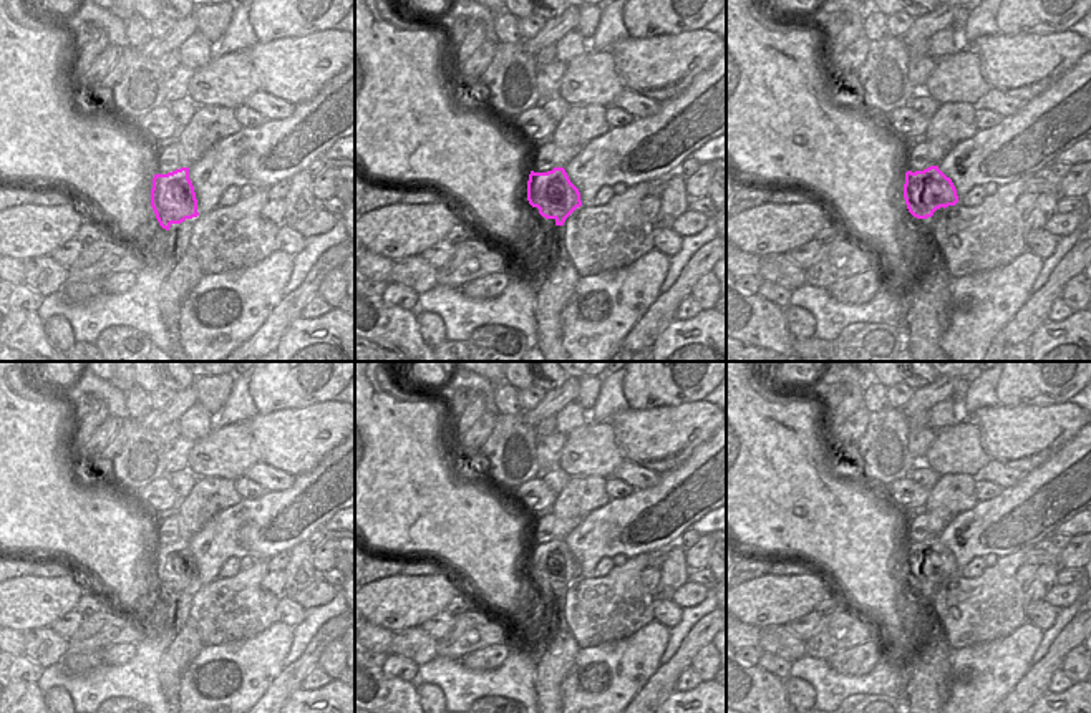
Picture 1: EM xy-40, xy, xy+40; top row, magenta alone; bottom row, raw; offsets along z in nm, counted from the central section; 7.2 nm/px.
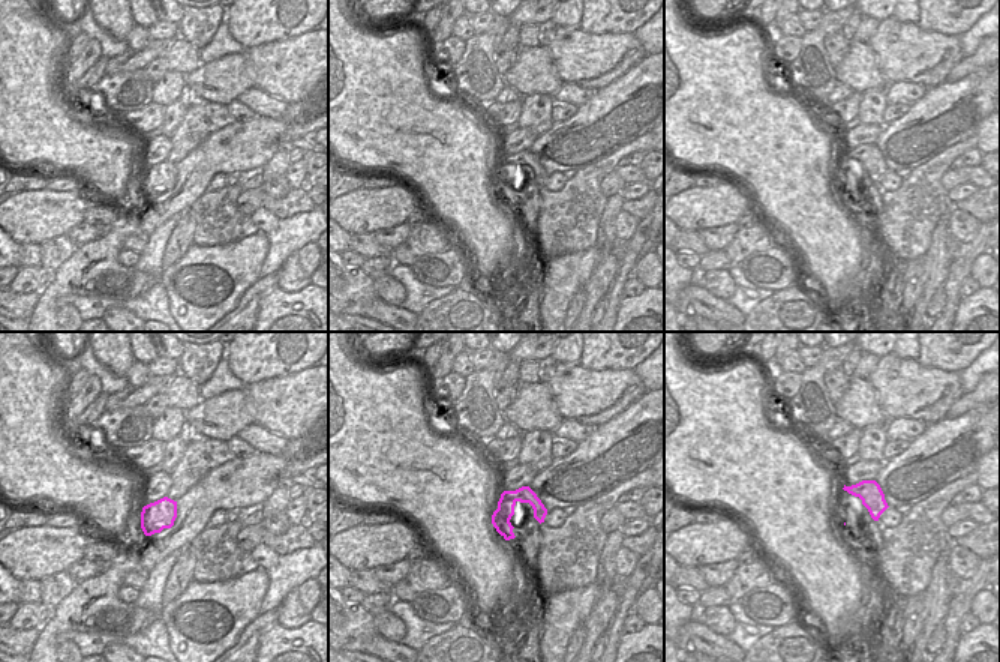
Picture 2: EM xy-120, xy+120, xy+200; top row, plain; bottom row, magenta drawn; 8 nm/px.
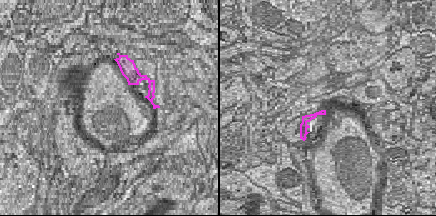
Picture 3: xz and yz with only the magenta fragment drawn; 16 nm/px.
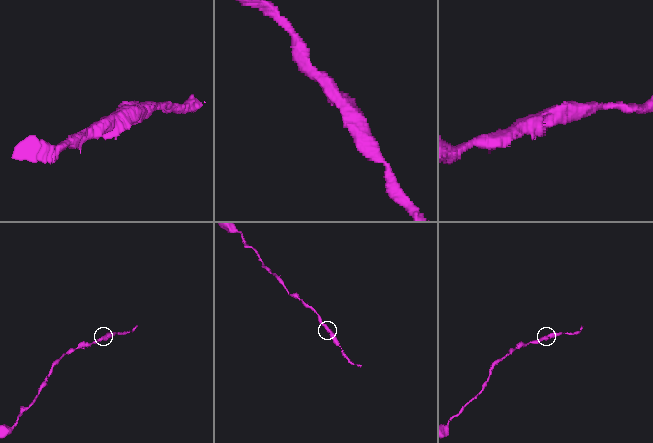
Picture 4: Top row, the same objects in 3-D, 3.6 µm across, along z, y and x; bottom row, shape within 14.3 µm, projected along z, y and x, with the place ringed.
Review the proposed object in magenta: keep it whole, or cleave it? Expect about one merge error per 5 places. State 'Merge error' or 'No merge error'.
No merge error.

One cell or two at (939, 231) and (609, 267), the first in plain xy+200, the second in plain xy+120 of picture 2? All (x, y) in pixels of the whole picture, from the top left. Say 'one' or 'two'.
one

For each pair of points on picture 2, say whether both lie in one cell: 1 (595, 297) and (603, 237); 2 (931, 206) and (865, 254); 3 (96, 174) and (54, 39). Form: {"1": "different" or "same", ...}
{"1": "same", "2": "different", "3": "same"}

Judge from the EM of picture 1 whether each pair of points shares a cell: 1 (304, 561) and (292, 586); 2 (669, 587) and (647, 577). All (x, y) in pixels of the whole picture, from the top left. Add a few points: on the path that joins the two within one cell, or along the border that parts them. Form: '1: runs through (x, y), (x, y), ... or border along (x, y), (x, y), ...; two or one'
1: runs through (300, 567), (297, 579); one
2: border along (660, 569), (660, 582), (652, 594); two

